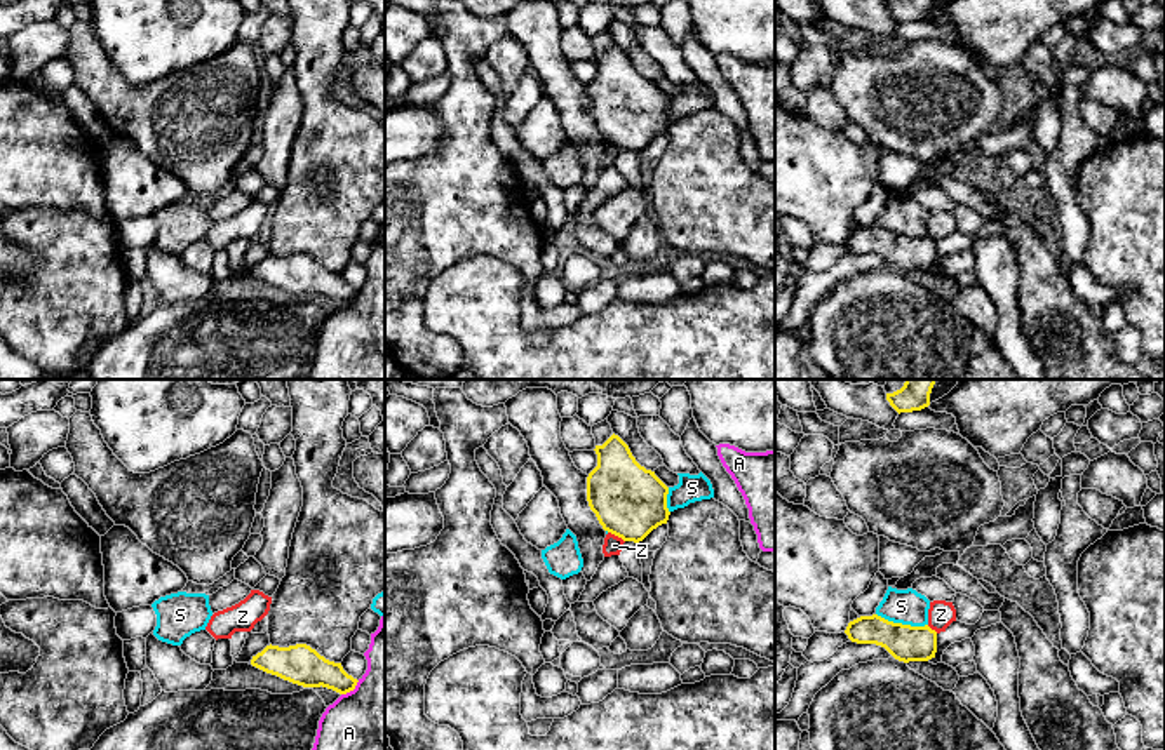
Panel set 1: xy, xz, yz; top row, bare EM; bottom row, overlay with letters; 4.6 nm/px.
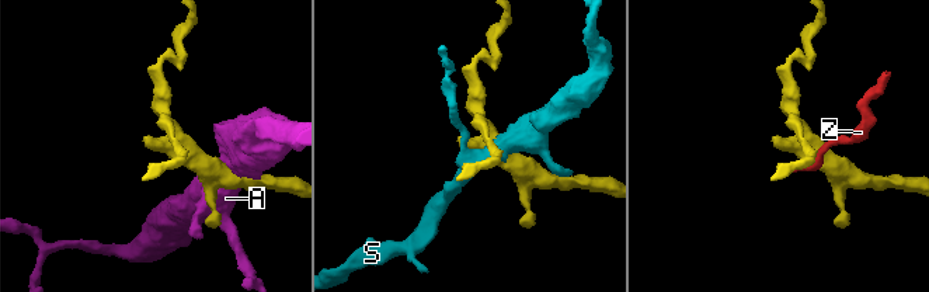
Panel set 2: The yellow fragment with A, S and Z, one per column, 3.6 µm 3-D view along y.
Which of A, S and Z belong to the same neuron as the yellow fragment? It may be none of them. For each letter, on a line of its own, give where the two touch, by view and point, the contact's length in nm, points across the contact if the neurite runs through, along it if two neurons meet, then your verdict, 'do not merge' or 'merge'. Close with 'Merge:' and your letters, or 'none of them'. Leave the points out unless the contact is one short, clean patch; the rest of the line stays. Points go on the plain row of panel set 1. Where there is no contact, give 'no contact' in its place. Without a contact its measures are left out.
A: meets yellow in xy at (350, 300); contact 110 nm long; do not merge
S: meets yellow in yz at (901, 234); contact 240 nm long; do not merge
Z: meets yellow in xz at (617, 145); contact 90 nm long; border along xz (608, 141), (624, 152); do not merge
Merge: none of them

